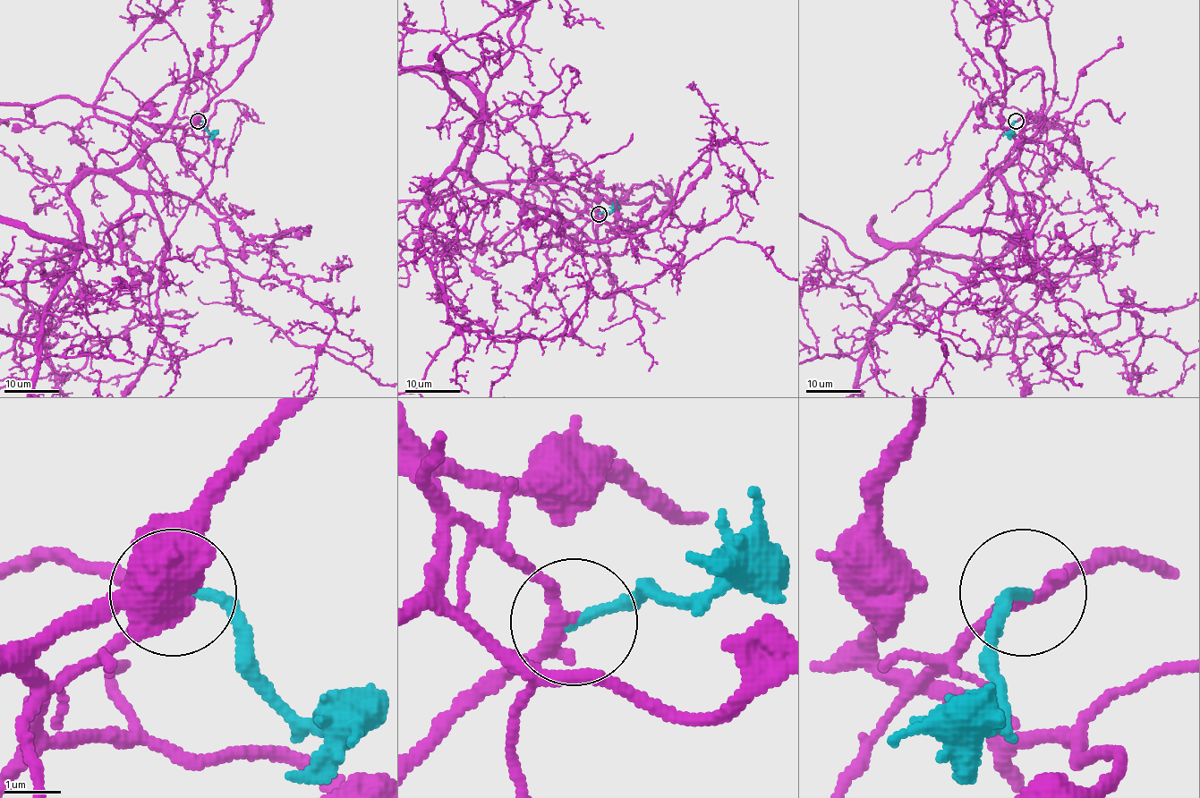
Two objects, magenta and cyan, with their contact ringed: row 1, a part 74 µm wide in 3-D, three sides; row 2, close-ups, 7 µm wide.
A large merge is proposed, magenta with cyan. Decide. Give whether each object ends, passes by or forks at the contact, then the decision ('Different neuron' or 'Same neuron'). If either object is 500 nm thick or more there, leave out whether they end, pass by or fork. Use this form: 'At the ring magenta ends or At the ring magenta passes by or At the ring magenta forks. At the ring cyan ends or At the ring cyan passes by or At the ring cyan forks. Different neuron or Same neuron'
At the ring magenta passes by. At the ring cyan ends. Same neuron

